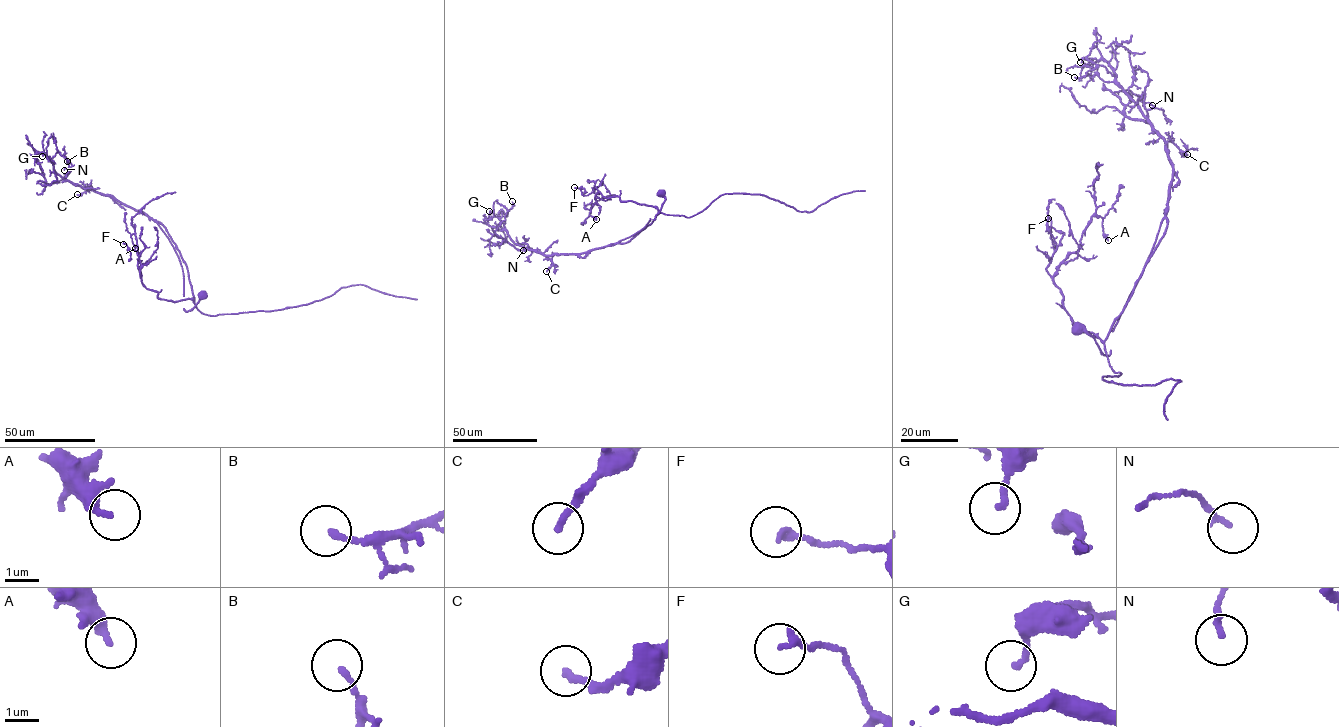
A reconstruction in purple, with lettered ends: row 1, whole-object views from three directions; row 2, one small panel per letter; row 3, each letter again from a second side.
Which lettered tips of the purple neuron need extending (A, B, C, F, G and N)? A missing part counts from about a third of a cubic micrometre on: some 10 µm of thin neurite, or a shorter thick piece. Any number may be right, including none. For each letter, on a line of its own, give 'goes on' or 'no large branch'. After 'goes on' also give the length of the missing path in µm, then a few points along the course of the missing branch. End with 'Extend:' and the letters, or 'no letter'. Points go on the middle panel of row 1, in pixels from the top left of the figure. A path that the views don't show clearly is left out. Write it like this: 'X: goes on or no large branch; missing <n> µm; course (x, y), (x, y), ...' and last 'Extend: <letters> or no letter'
A: no large branch
B: no large branch
C: no large branch
F: no large branch
G: no large branch
N: no large branch
Extend: no letter

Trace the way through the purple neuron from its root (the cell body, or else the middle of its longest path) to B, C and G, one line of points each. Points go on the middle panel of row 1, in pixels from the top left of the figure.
B: (661, 193), (665, 200), (661, 212), (630, 240), (579, 254), (544, 255), (517, 245), (502, 229), (512, 201)
C: (661, 193), (665, 200), (661, 212), (629, 240), (581, 253), (550, 255), (548, 258), (552, 264), (546, 271)
G: (661, 193), (661, 212), (630, 240), (581, 253), (525, 249), (487, 223), (489, 211)

